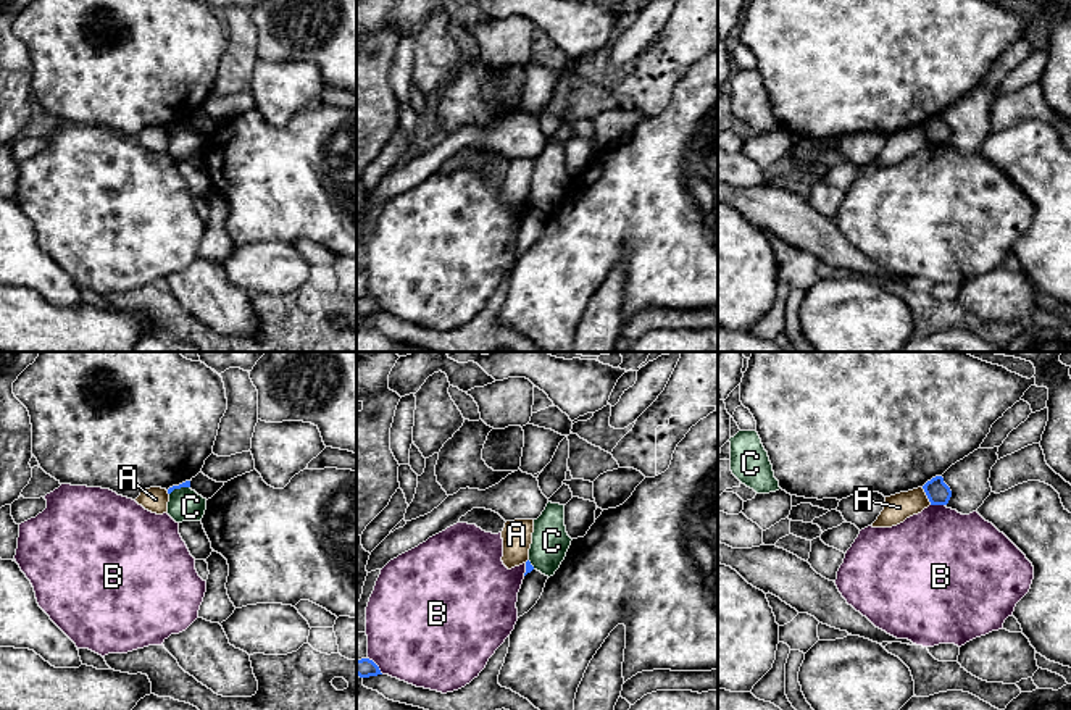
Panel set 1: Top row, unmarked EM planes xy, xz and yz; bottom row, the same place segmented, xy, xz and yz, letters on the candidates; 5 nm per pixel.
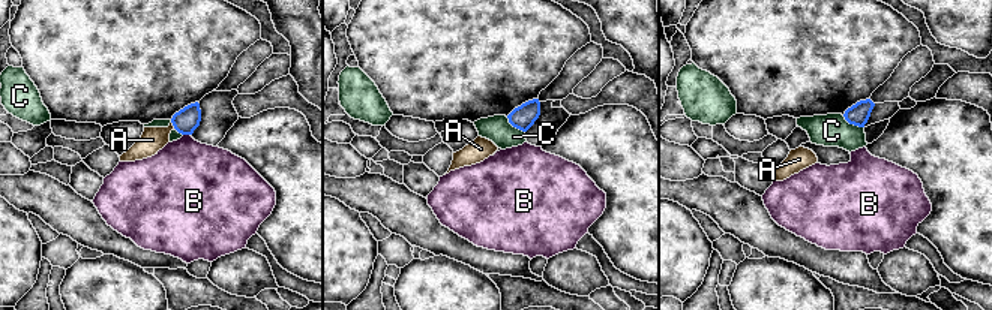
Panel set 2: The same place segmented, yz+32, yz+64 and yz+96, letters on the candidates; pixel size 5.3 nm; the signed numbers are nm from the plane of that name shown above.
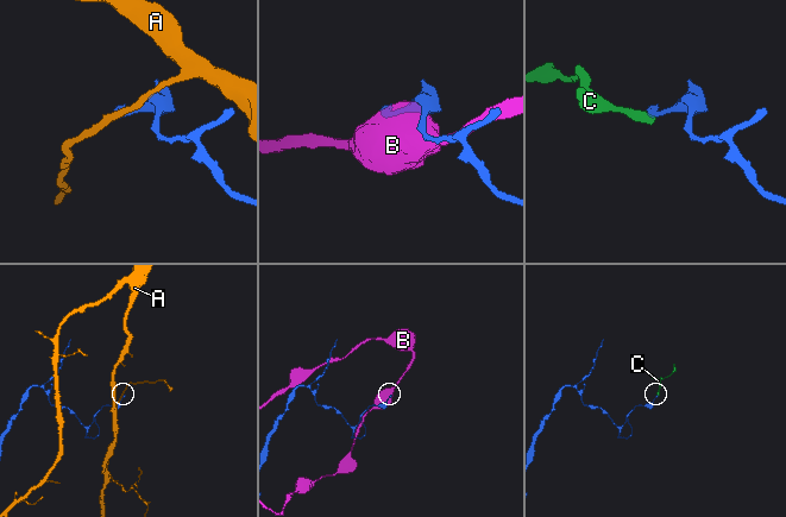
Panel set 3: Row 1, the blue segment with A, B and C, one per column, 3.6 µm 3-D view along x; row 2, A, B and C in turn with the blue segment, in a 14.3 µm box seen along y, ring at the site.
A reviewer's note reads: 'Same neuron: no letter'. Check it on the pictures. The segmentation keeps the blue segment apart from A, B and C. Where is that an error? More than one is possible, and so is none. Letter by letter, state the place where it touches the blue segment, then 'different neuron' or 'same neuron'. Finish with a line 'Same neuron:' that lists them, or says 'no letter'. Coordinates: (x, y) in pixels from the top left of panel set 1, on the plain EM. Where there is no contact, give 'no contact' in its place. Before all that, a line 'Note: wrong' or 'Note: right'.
Note: right
A: yz (926, 133) | different neuron
B: yz (937, 142) | different neuron
C: xy (179, 126) | different neuron
Same neuron: no letter

